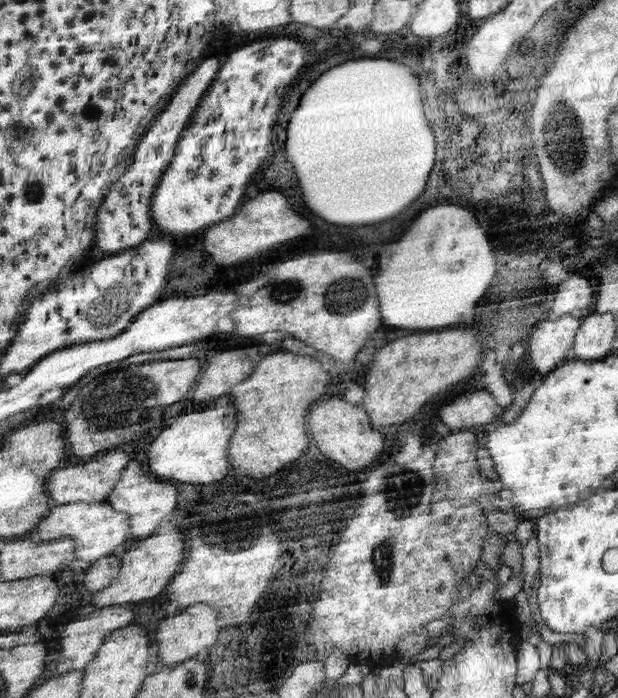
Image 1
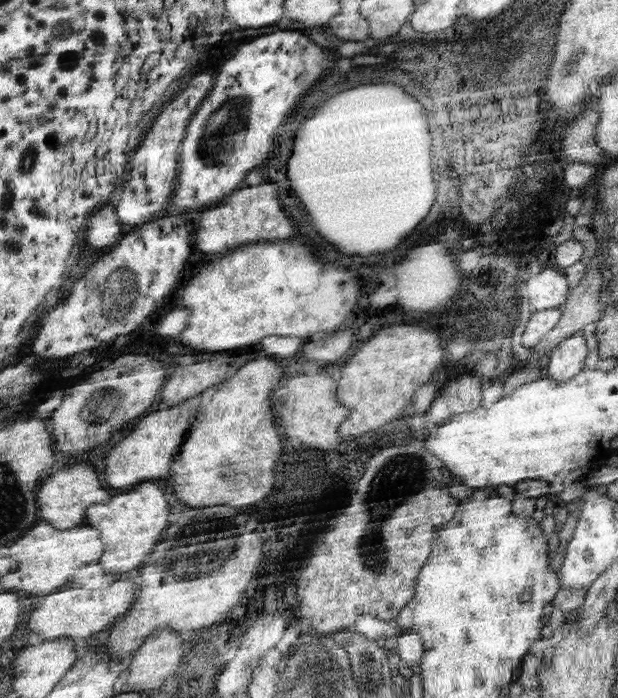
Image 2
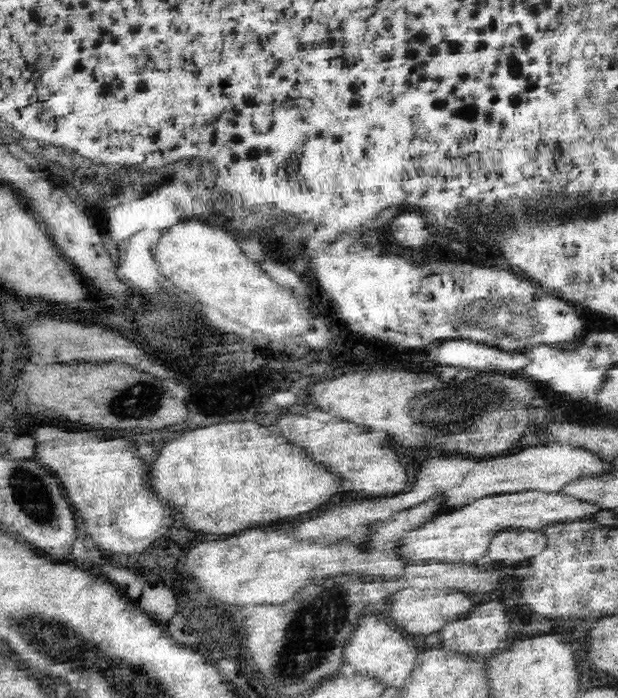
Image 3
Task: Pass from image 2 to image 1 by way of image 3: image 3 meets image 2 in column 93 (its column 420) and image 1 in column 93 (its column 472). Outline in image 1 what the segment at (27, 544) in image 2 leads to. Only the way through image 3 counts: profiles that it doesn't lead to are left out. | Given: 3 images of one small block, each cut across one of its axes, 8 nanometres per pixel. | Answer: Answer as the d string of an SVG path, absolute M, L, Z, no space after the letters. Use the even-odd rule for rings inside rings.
M81 502L81 504L63 504L63 506L55 506L51 508L49 514L37 528L41 542L53 542L53 540L65 540L71 538L77 542L77 552L75 552L75 560L83 560L89 564L95 564L99 560L105 560L109 556L113 556L113 552L127 540L133 540L133 520L131 514L117 510L113 504L105 502L97 502L97 504L89 504L89 502Z

